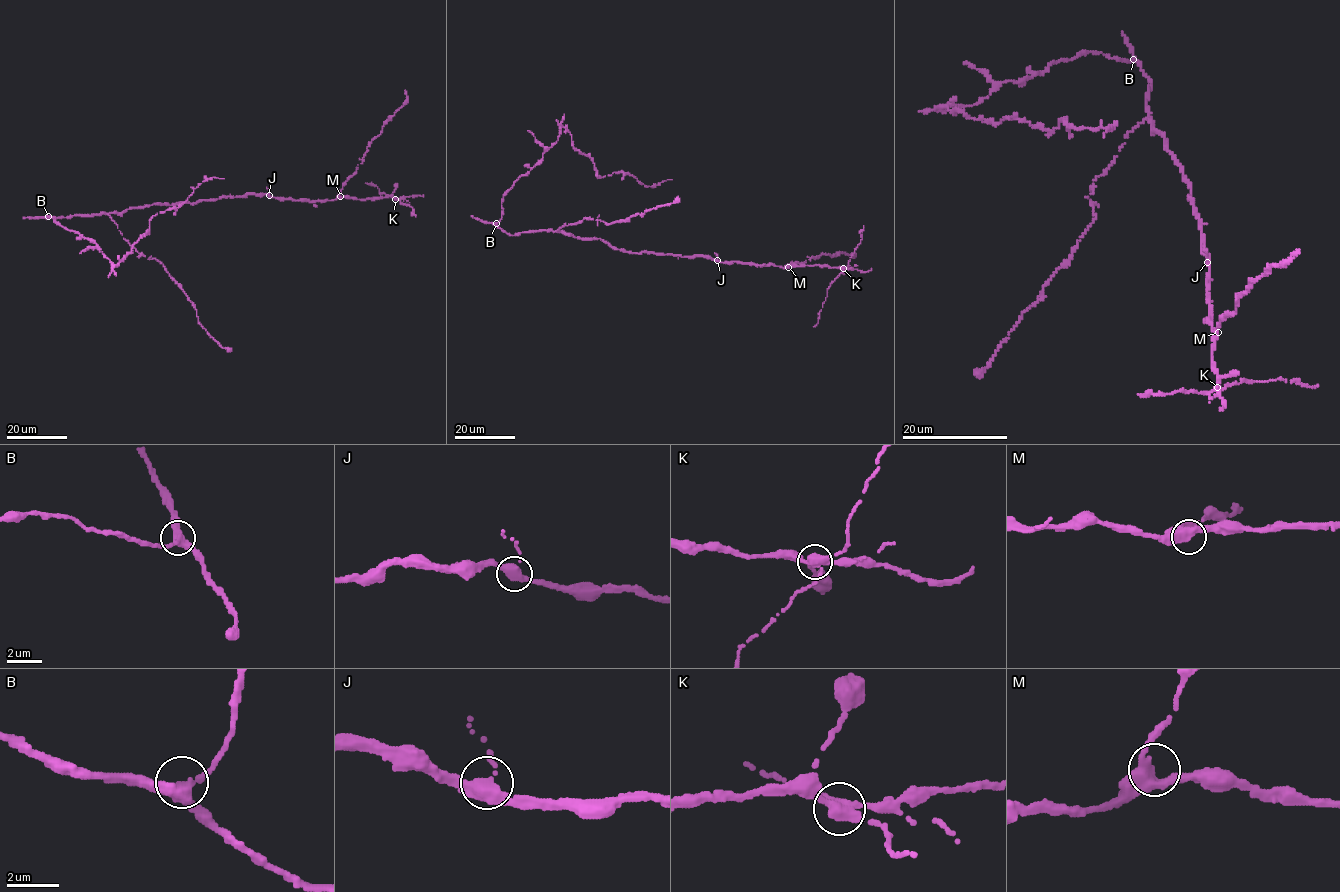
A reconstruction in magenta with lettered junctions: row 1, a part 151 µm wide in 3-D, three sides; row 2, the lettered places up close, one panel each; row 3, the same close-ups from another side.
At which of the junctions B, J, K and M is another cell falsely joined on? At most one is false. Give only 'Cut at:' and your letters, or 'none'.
Cut at: K

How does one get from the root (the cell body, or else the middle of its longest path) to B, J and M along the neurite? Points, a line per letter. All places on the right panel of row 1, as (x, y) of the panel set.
B: (1147, 106), (1151, 81), (1133, 59)
J: (1147, 106), (1152, 129), (1164, 136), (1166, 150), (1189, 184), (1187, 199), (1195, 210), (1207, 262)
M: (1147, 106), (1152, 129), (1164, 136), (1190, 188), (1187, 199), (1209, 259), (1210, 324), (1218, 332)

